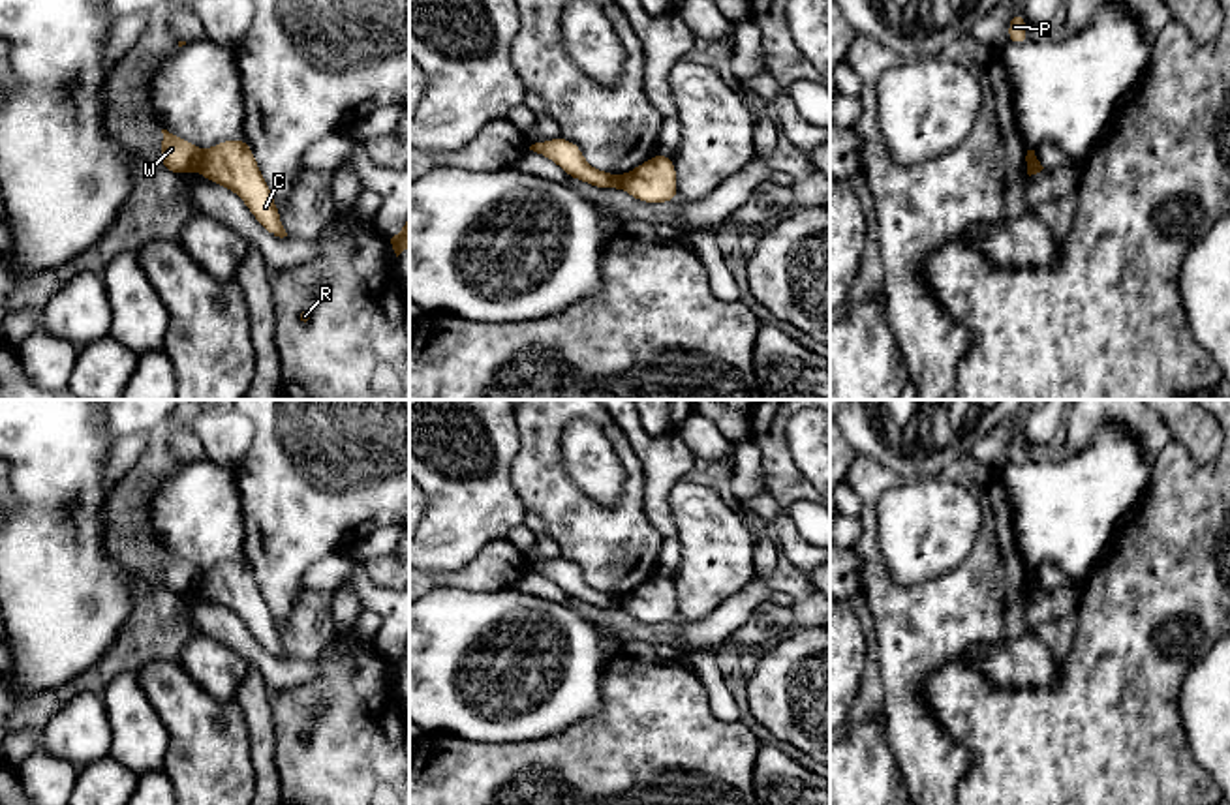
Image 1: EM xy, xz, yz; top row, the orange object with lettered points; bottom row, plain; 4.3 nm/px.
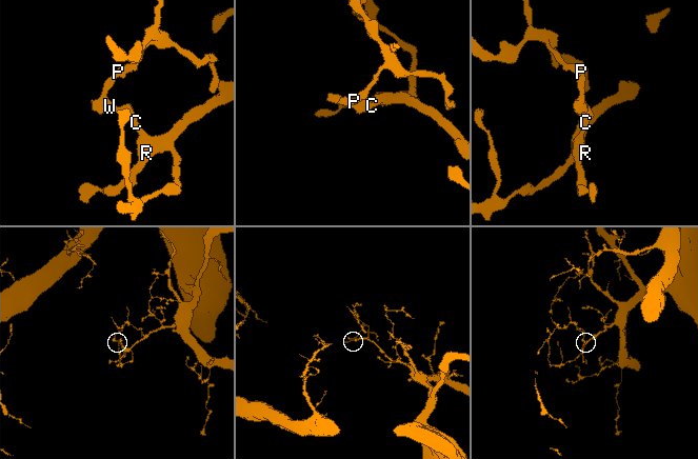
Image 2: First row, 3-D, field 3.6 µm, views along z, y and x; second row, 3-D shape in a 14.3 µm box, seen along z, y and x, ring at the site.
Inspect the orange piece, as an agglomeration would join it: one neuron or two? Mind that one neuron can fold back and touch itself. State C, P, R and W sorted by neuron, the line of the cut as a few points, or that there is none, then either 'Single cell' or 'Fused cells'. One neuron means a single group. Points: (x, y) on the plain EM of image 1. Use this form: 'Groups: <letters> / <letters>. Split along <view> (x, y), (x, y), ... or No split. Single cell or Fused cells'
Groups: C R / P W. Split along xy (203, 571), (198, 590). Fused cells

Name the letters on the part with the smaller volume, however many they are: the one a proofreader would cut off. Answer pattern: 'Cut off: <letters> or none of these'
Cut off: P, W

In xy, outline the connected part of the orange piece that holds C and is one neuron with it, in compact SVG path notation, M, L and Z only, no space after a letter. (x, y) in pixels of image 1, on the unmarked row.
M246 559L223 561L203 570L199 593L210 602L235 612L267 653L280 659L287 657L272 614Z

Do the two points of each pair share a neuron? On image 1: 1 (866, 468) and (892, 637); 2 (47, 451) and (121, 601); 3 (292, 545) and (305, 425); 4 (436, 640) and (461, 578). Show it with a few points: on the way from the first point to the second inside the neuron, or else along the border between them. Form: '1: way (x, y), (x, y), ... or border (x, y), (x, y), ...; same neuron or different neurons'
1: way (868, 509), (868, 554), (874, 578), (883, 595); same neuron
2: way (57, 488), (57, 537), (83, 563); same neuron
3: way (295, 515), (305, 498), (305, 455); same neuron
4: border (470, 588), (434, 588), (429, 593); different neurons

